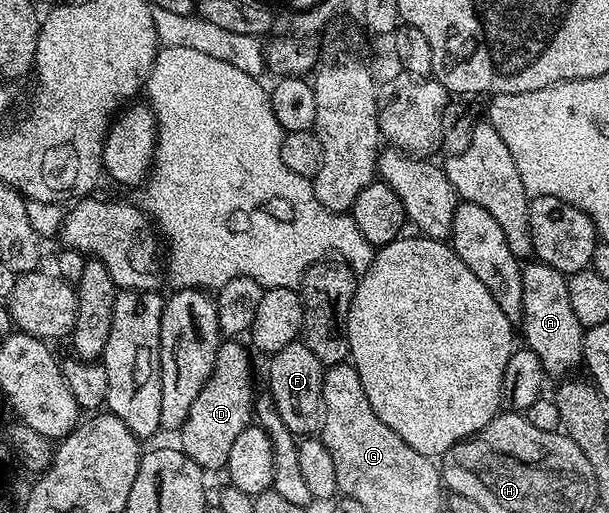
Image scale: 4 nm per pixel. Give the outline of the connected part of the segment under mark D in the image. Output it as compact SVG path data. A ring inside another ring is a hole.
M239 340L220 341L213 372L197 400L193 400L185 424L177 431L178 449L186 452L189 460L197 463L204 472L222 471L226 467L237 436L241 436L253 422L256 395L251 394L251 358L247 355L248 347L241 343Z

